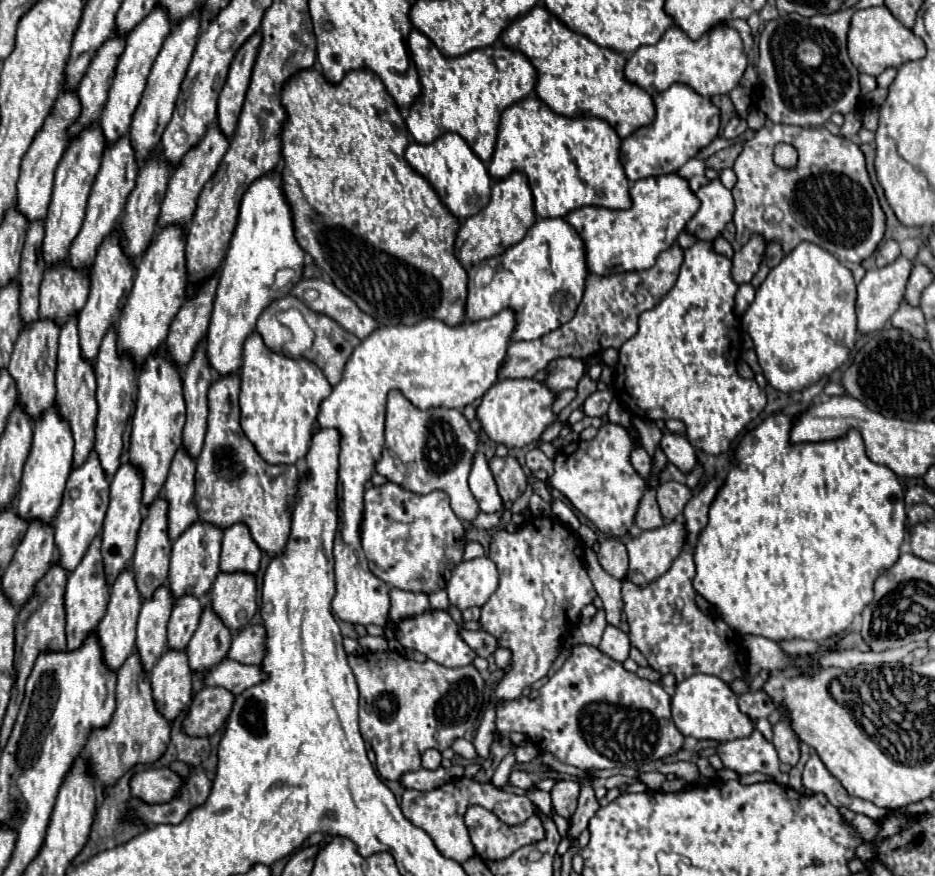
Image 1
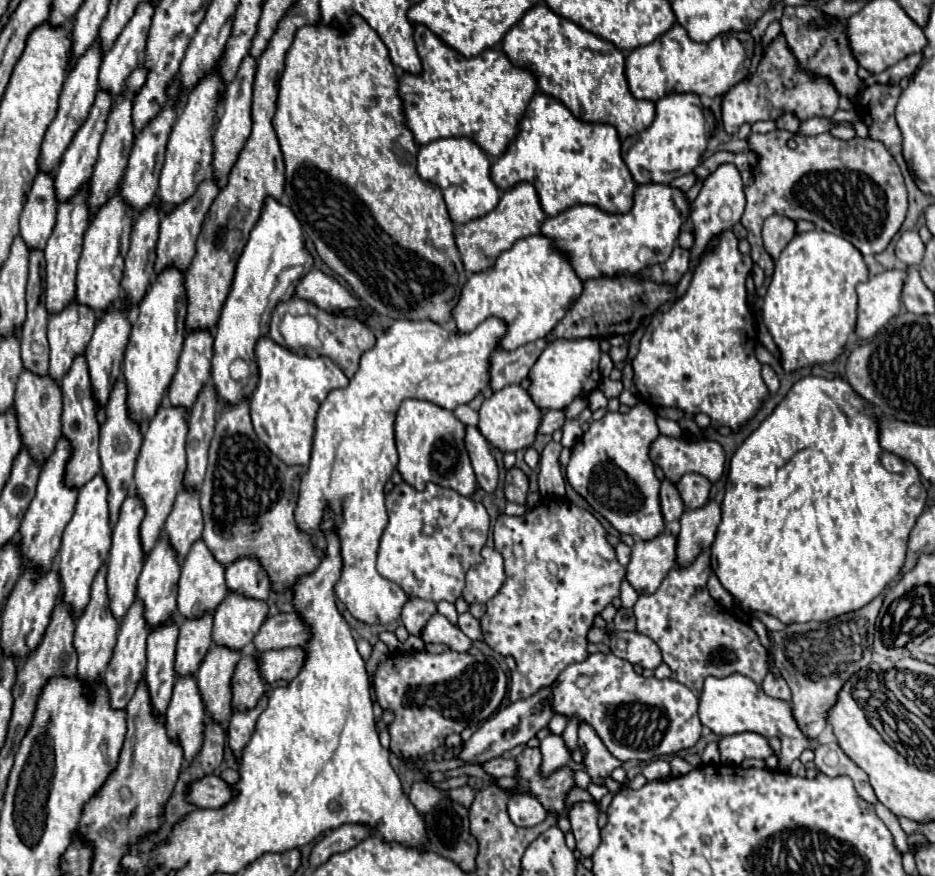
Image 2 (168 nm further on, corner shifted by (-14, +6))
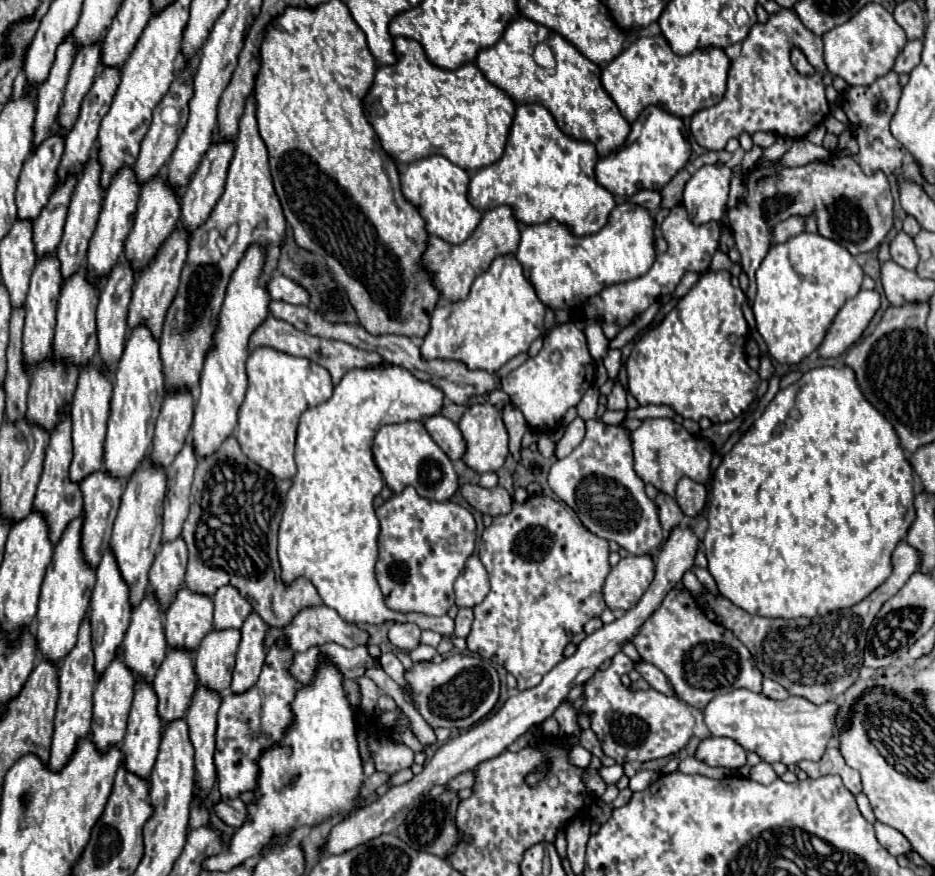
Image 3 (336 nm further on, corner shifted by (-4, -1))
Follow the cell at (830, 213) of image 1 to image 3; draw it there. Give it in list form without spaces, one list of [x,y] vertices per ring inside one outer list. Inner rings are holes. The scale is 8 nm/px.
[[[833,156],[831,160],[817,160],[801,168],[783,168],[779,164],[771,168],[755,168],[745,176],[745,186],[747,186],[747,196],[737,204],[737,208],[729,210],[727,220],[729,228],[735,238],[735,246],[741,252],[741,268],[749,276],[749,288],[747,288],[747,298],[755,298],[755,272],[759,268],[763,258],[765,258],[769,248],[771,248],[771,238],[773,238],[773,228],[787,220],[789,216],[809,216],[815,210],[817,224],[819,224],[819,234],[825,238],[831,238],[839,242],[843,248],[847,248],[851,254],[859,252],[871,252],[879,242],[887,236],[887,232],[893,226],[893,196],[889,190],[887,176],[879,170],[873,176],[865,176],[859,164],[851,156]]]

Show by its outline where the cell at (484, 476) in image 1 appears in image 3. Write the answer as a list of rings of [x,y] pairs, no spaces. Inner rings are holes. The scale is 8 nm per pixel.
[[[441,414],[425,418],[423,424],[425,424],[425,430],[429,432],[429,436],[433,436],[433,440],[437,442],[437,446],[439,446],[451,460],[459,460],[459,458],[463,456],[465,442],[463,442],[463,436],[461,436],[457,424],[453,424],[451,420],[447,420],[447,418],[441,416]]]

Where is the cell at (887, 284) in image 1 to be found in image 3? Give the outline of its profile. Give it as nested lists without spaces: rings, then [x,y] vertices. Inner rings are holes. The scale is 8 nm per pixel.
[[[861,290],[855,298],[847,300],[833,318],[821,346],[817,348],[821,358],[841,356],[851,344],[855,344],[873,314],[879,308],[879,294],[875,290]]]

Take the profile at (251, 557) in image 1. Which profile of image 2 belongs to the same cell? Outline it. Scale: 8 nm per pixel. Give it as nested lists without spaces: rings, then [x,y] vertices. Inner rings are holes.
[[[241,557],[235,563],[227,565],[225,579],[229,591],[261,601],[269,597],[271,581],[267,577],[267,571],[261,567],[261,563],[255,557]]]

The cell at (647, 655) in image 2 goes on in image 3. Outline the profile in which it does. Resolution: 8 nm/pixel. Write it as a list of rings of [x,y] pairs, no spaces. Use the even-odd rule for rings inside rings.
[[[641,660],[641,664],[635,666],[635,670],[649,682],[649,686],[651,686],[653,690],[657,690],[657,692],[661,692],[661,694],[665,694],[665,696],[675,696],[673,686],[669,684],[669,678],[667,678],[659,668],[655,668],[653,664],[647,664],[647,662]]]

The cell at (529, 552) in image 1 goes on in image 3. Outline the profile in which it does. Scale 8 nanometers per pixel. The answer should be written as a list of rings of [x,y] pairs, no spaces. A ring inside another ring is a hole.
[[[529,496],[525,502],[513,502],[513,508],[507,516],[497,516],[493,518],[493,524],[489,528],[485,528],[483,536],[481,536],[481,546],[479,546],[479,558],[483,562],[483,566],[489,572],[489,580],[491,580],[491,592],[487,594],[487,598],[477,604],[475,610],[475,622],[473,622],[473,632],[467,636],[467,646],[473,654],[479,654],[481,658],[487,658],[499,666],[503,666],[507,672],[511,672],[517,678],[517,690],[527,690],[533,688],[541,682],[541,678],[563,660],[563,648],[571,642],[573,634],[583,630],[583,624],[595,616],[601,616],[601,612],[605,610],[605,600],[603,600],[603,582],[611,570],[609,560],[607,560],[609,552],[607,552],[607,542],[603,538],[597,538],[595,534],[591,534],[579,520],[575,520],[565,506],[561,506],[557,500],[547,498],[547,496]]]

